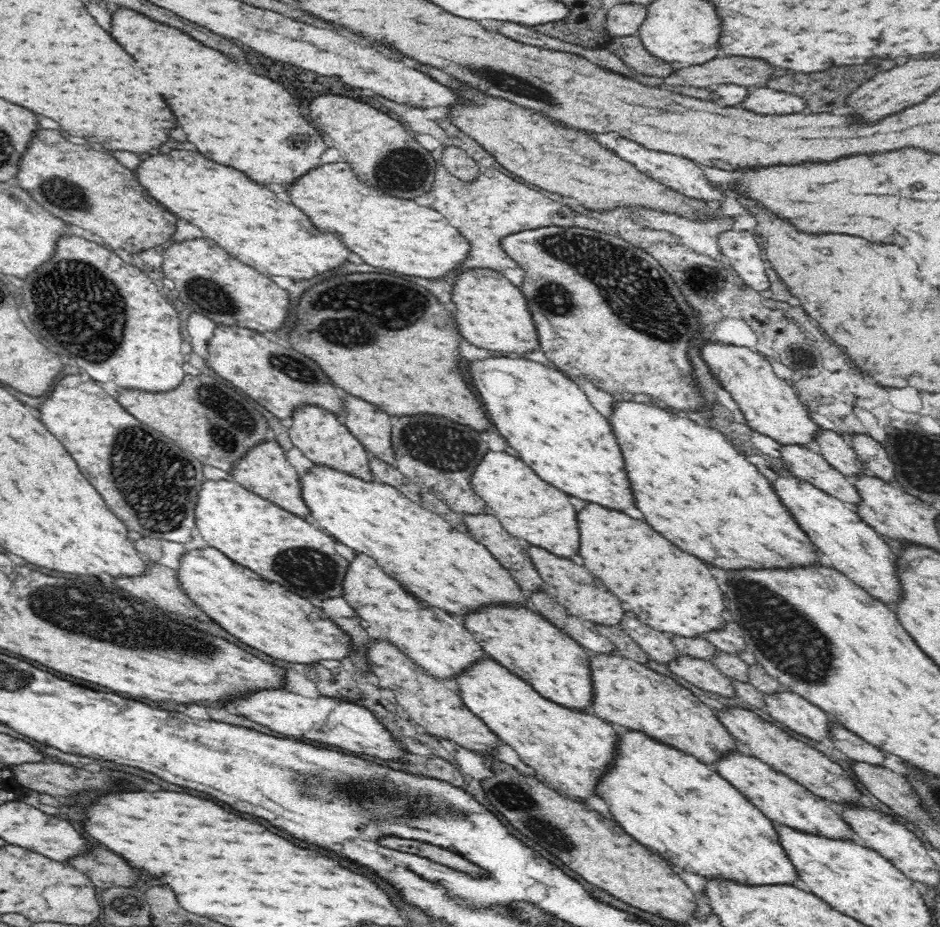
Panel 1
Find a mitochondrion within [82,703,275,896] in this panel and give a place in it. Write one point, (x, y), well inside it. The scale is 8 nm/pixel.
(110, 780)

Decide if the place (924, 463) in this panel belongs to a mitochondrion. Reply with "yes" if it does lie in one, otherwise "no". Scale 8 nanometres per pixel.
yes

